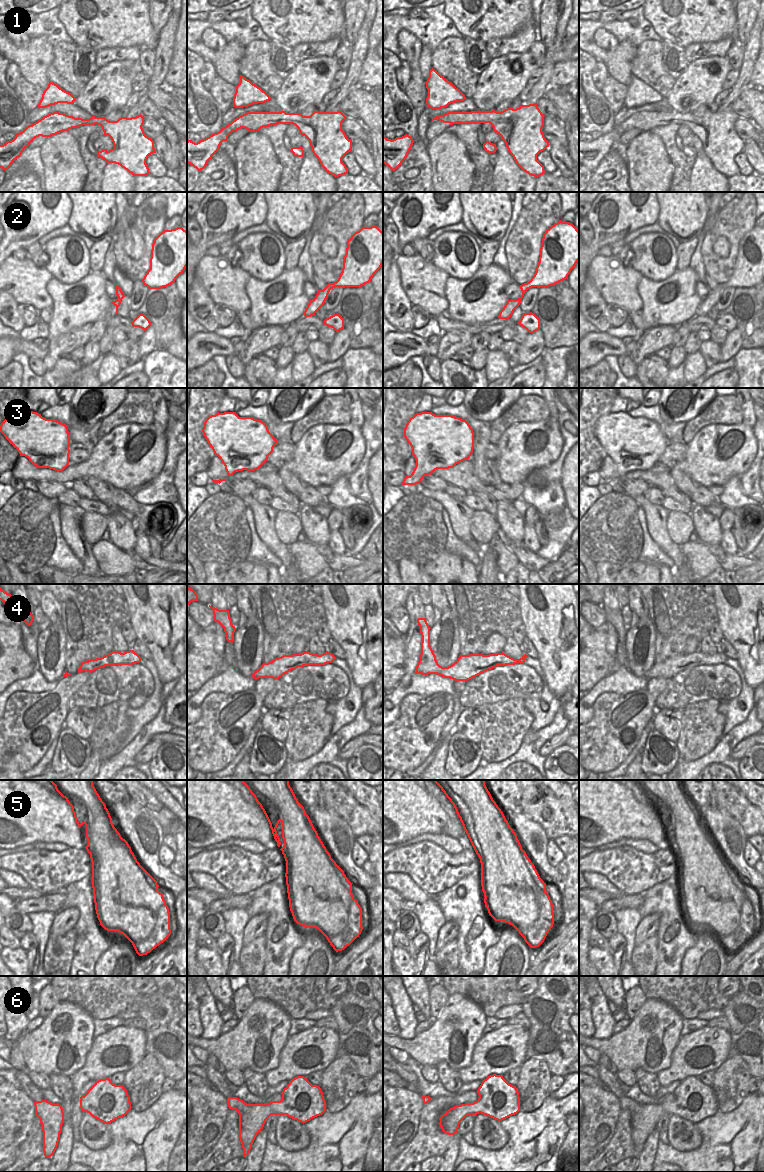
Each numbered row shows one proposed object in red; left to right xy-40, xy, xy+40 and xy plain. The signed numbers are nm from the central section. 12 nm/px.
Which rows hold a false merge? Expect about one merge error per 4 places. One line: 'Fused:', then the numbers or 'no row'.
Fused: no row.

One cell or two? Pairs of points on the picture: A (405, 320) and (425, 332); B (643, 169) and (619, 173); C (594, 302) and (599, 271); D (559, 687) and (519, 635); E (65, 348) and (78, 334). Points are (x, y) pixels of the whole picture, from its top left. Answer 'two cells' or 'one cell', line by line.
A: two cells
B: two cells
C: two cells
D: two cells
E: one cell

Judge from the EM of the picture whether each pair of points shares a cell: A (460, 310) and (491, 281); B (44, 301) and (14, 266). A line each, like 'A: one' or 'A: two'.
A: one
B: one

